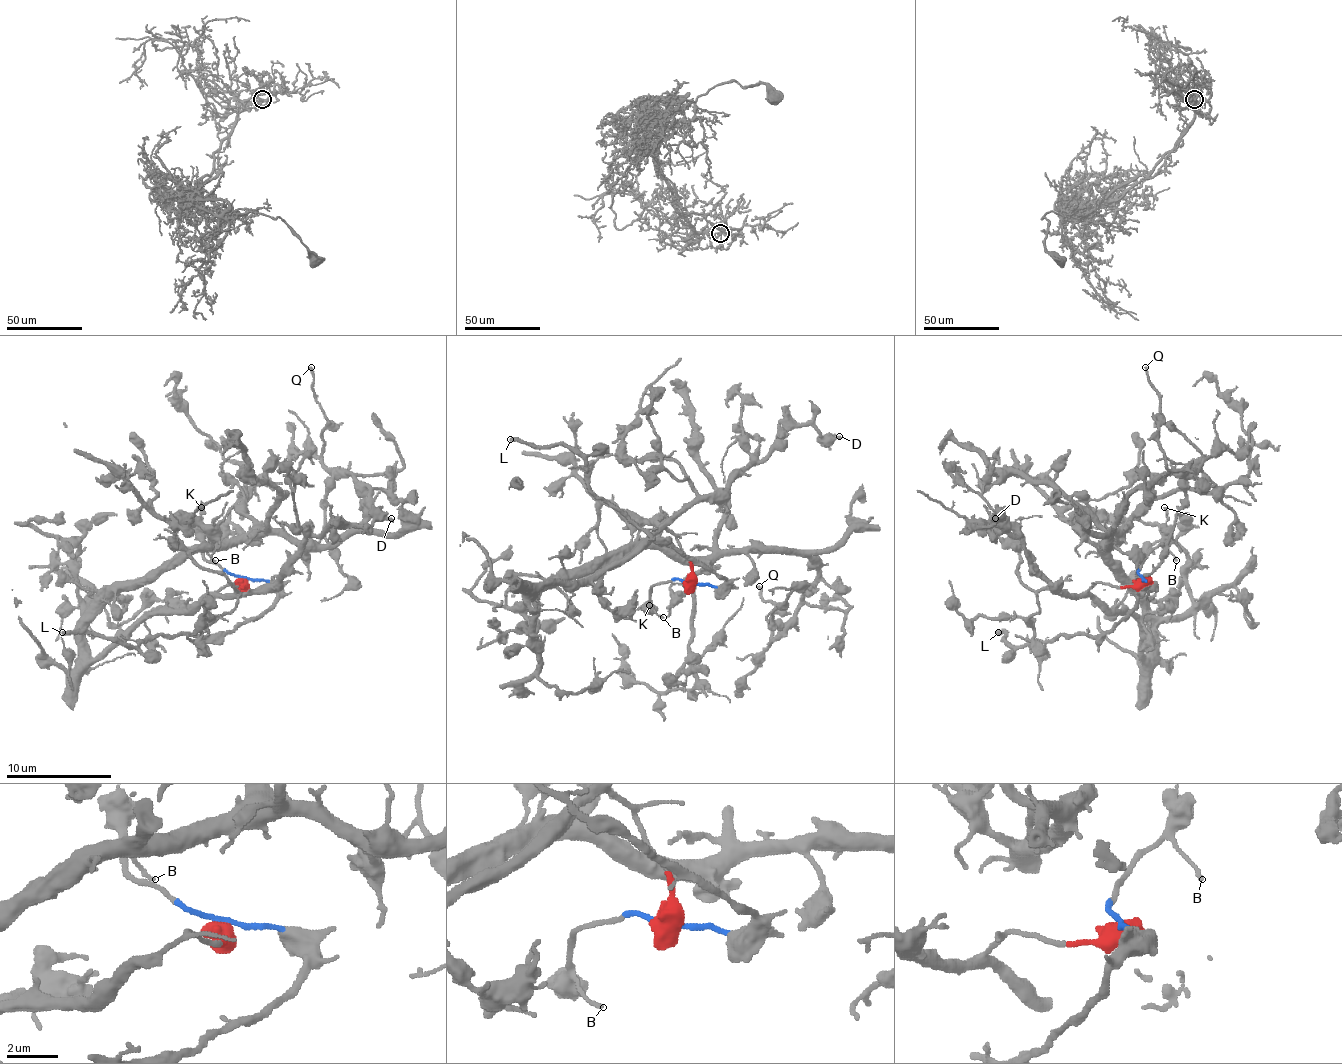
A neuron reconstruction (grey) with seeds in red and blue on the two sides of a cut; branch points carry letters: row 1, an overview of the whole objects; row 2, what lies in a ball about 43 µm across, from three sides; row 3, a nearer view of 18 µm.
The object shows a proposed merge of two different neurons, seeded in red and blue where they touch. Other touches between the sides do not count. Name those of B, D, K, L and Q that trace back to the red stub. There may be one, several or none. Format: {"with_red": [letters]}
{"with_red": ["D", "Q"]}

